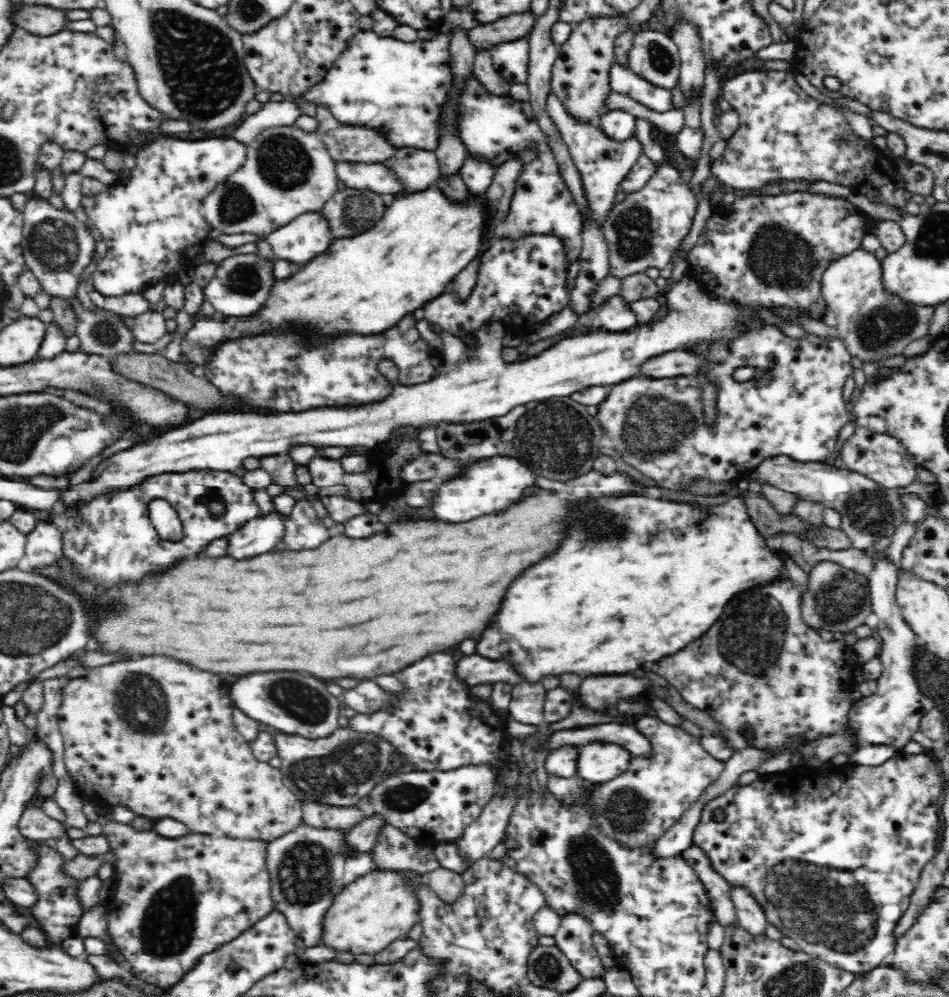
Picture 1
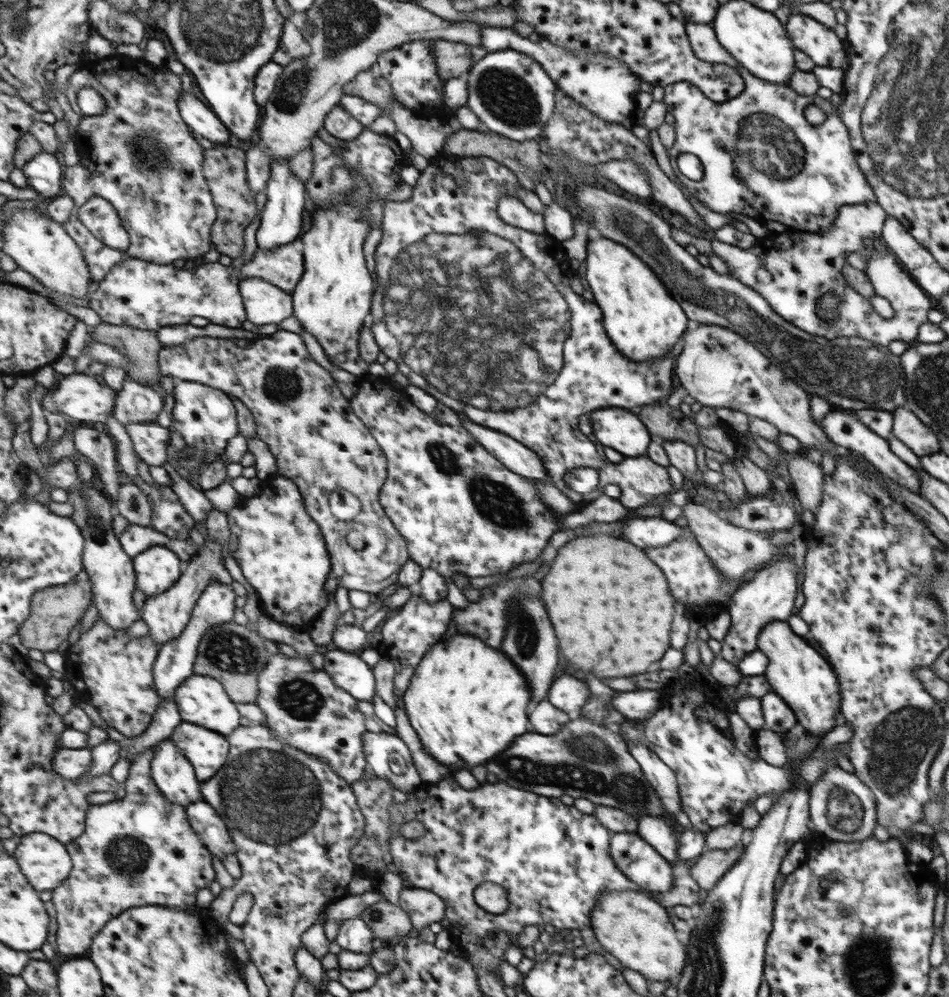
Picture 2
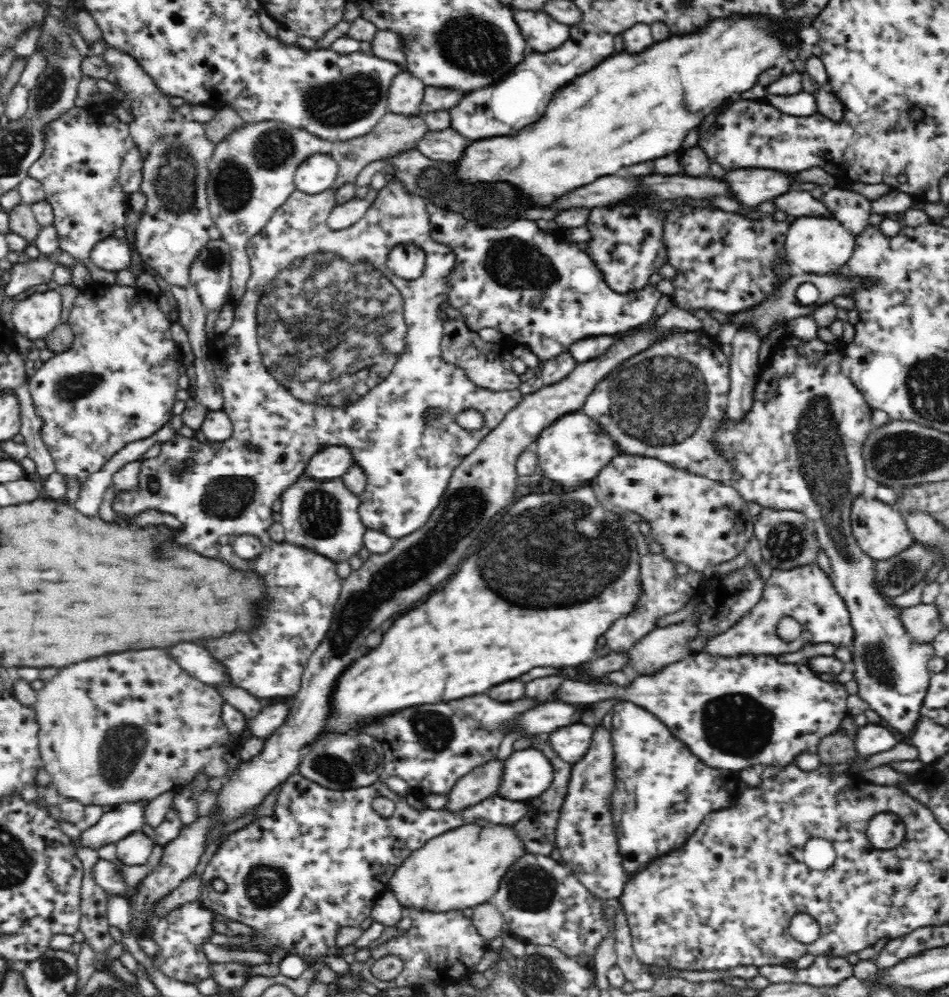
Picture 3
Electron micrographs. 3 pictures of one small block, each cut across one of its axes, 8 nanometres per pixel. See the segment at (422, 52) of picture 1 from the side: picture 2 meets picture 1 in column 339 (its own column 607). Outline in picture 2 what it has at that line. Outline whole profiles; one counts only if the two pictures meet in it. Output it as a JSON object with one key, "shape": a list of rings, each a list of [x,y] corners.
{"shape":[[[512,27],[480,29],[480,46],[484,46],[491,53],[504,49],[522,51],[537,59],[566,94],[606,121],[622,124],[622,120],[628,120],[630,114],[636,110],[636,96],[640,92],[641,76],[634,74],[625,63],[610,58],[608,54],[572,54],[570,50],[564,50],[557,43],[548,42],[548,38],[545,37],[540,38],[538,42],[532,42],[520,36]]]}

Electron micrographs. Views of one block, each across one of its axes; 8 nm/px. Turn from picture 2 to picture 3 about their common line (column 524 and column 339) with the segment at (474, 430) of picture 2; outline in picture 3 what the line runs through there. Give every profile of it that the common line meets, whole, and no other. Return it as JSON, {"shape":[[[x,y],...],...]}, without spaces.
{"shape":[[[336,443],[318,451],[302,476],[311,476],[314,480],[341,478],[354,464],[352,449],[344,443]]]}

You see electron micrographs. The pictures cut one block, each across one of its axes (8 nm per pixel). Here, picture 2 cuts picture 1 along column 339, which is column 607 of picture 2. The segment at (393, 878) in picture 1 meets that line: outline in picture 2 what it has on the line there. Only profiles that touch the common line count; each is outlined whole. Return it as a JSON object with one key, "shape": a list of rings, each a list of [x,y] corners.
{"shape":[[[634,890],[606,893],[600,904],[594,906],[592,930],[605,951],[615,956],[622,966],[640,972],[648,981],[670,981],[672,976],[676,976],[677,980],[686,968],[688,941],[678,942],[670,916],[664,912],[657,899],[647,893]]]}

